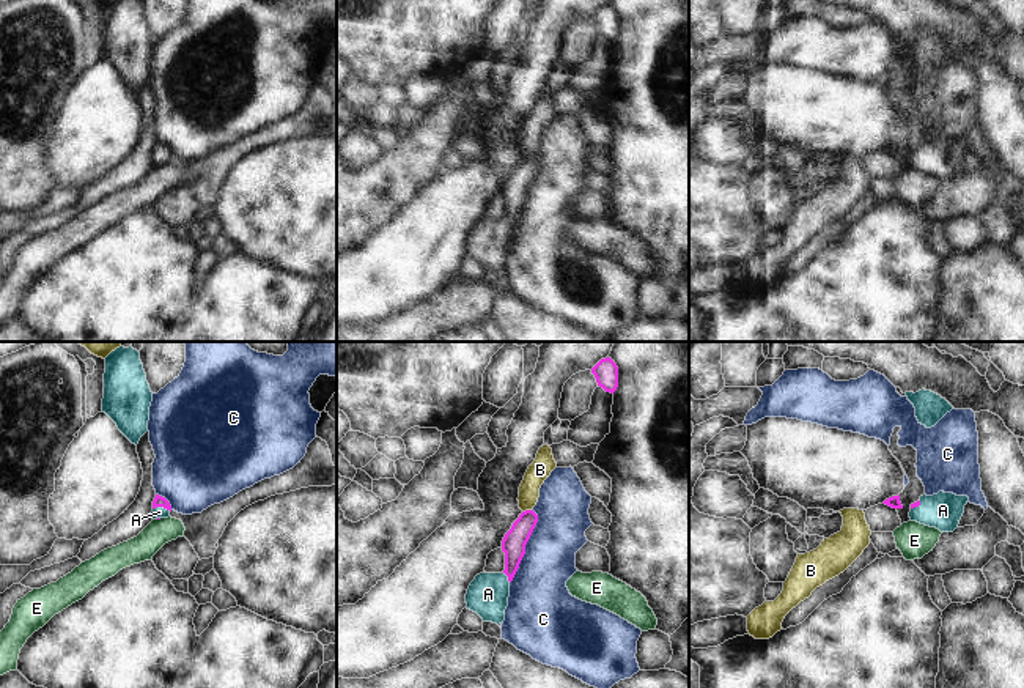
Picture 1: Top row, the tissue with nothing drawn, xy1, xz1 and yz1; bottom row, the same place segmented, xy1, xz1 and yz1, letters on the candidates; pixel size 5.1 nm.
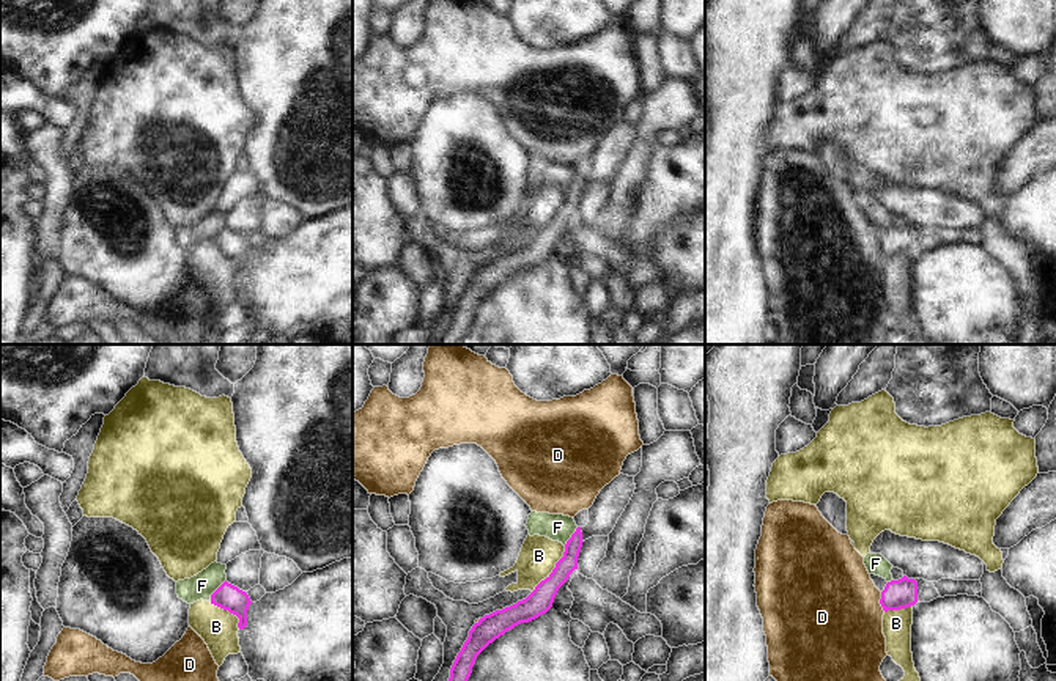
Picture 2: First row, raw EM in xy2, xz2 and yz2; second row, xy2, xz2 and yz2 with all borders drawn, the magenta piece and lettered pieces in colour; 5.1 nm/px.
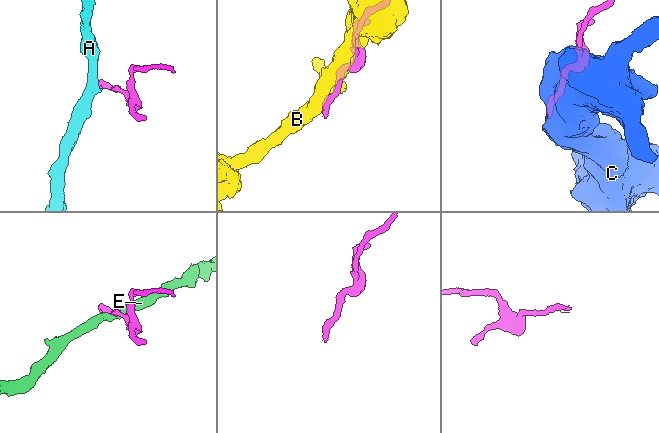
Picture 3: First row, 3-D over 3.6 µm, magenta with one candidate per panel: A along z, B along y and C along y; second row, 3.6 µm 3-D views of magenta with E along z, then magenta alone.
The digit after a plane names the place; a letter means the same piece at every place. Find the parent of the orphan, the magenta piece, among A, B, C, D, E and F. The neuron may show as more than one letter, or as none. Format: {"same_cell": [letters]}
{"same_cell": ["A"]}

